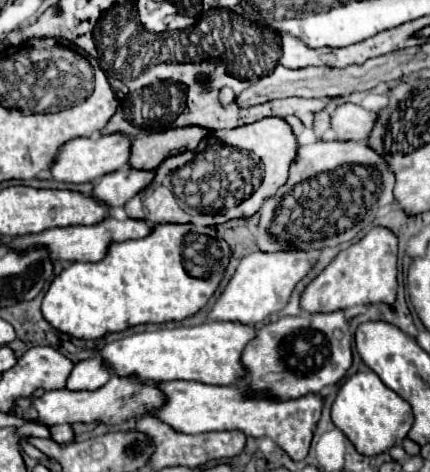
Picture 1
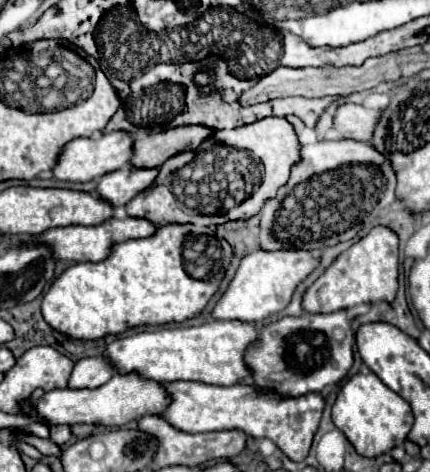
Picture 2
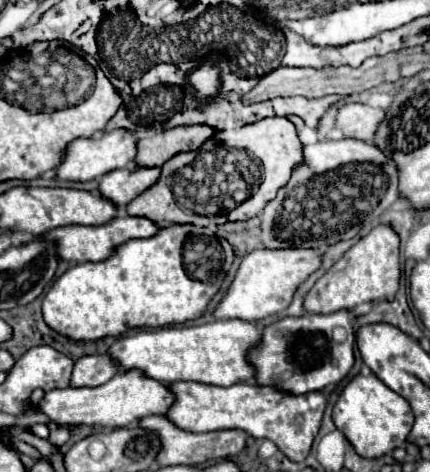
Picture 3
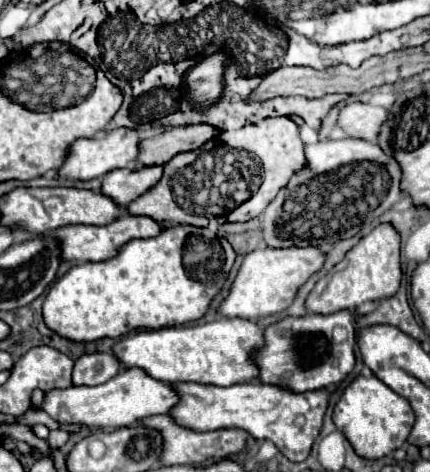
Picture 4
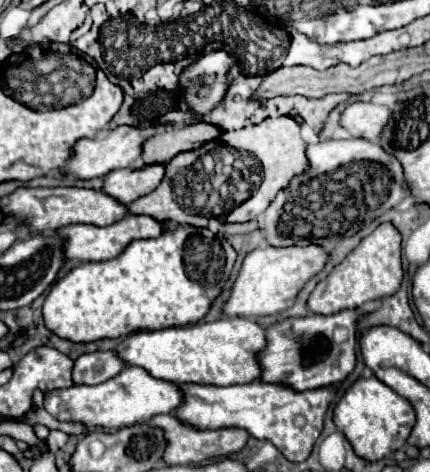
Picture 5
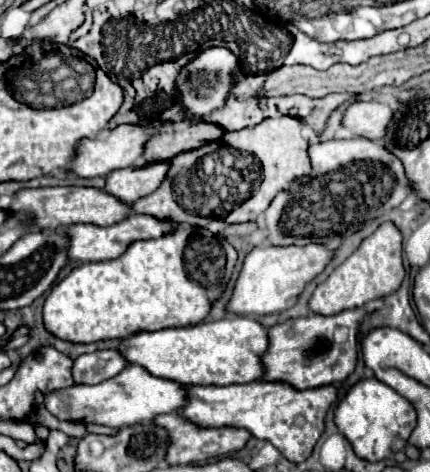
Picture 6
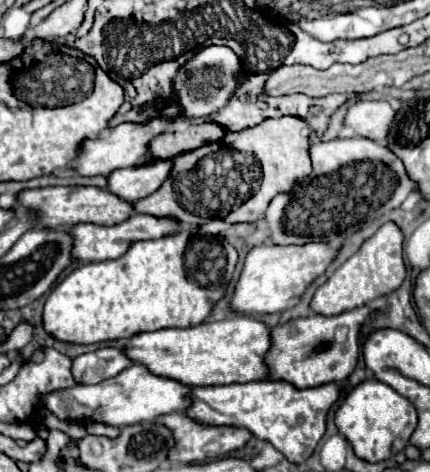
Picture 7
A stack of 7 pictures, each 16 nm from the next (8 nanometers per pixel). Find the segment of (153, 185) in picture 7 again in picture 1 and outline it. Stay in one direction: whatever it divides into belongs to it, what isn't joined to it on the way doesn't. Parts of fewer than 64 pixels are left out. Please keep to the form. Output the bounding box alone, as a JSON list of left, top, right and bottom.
[92,166,154,206]

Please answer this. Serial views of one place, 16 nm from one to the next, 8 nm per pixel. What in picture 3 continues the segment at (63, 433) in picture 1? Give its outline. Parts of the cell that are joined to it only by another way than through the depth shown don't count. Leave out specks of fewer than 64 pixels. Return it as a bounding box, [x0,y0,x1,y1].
[50,426,70,446]

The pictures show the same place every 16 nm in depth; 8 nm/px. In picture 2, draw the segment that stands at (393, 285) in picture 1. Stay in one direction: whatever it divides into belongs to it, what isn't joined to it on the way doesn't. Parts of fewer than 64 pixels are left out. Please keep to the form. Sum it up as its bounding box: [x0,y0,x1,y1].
[302,228,398,312]

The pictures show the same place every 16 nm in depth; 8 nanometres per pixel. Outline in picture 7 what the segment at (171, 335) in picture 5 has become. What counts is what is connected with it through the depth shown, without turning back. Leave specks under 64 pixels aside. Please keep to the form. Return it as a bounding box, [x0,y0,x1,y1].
[120,316,270,386]

